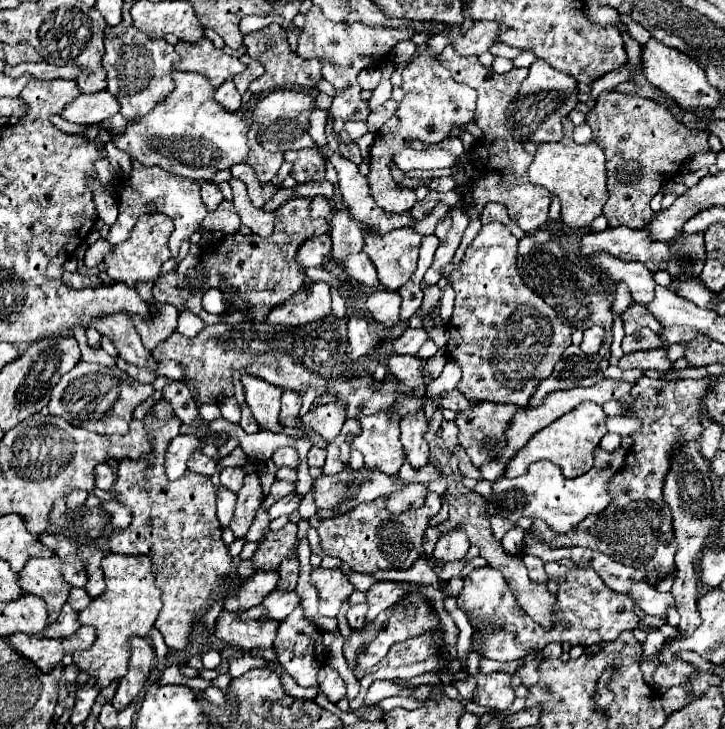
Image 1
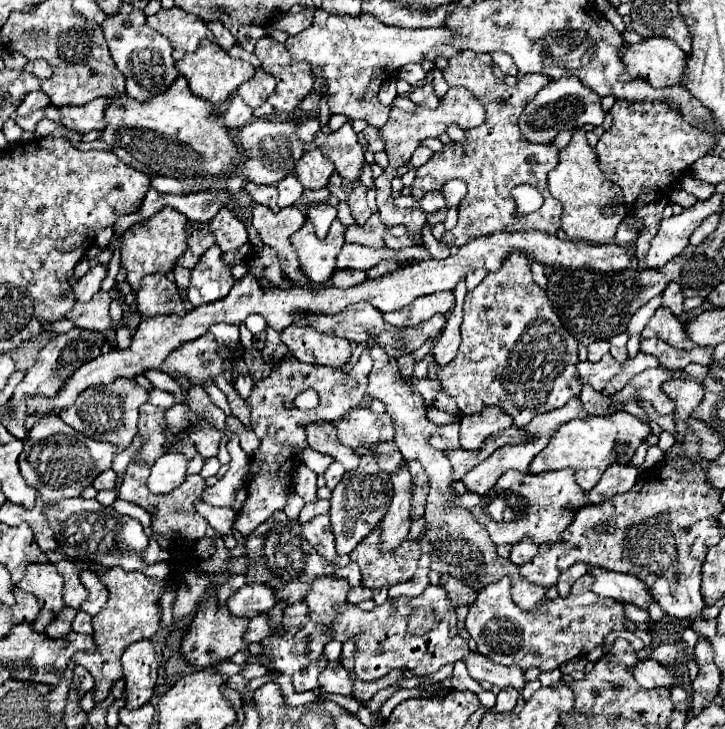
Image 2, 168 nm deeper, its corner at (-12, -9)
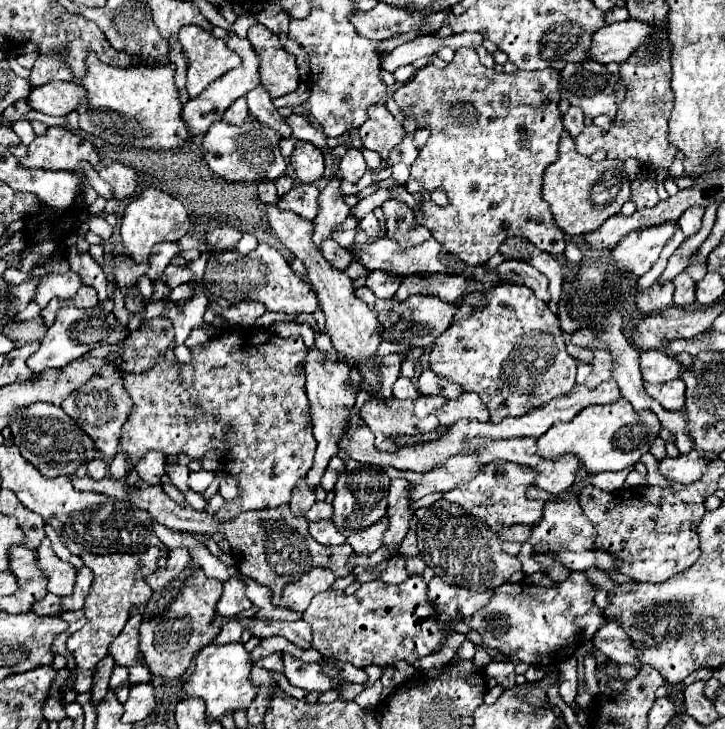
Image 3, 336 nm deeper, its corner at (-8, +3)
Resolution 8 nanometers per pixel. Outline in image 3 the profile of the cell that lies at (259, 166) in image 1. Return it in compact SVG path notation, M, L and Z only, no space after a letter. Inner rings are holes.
M260 182L258 184L258 198L262 204L276 204L278 196L276 196L274 182Z

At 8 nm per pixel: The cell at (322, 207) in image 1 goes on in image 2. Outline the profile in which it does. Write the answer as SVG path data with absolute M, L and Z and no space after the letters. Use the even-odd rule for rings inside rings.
M326 202L310 204L306 210L306 218L314 224L316 236L324 238L328 234L330 224L336 220L336 208L332 204L326 204Z

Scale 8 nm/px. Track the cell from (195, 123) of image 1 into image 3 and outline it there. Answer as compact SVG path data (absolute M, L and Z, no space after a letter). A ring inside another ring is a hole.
M88 52L86 56L86 74L80 80L80 86L86 90L84 104L76 110L80 120L78 128L86 134L100 136L108 144L128 144L128 146L138 146L138 148L152 148L152 150L174 150L184 146L190 138L188 126L180 118L182 104L178 98L178 90L174 86L174 72L176 66L172 62L156 68L148 68L144 64L130 64L130 66L112 66L104 64L94 52Z

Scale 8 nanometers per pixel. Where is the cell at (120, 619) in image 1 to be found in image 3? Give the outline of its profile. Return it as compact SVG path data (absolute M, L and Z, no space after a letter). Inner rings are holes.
M150 548L144 554L104 554L104 556L82 552L80 558L94 572L94 582L92 582L92 590L86 596L86 604L84 604L84 614L88 622L68 638L68 650L76 658L76 664L78 664L78 676L74 680L74 690L78 694L90 692L92 668L108 654L112 638L120 634L120 630L124 628L130 616L130 608L146 604L148 598L152 596L152 588L146 584L142 568L148 568L148 574L152 574L158 568L156 564L158 550Z

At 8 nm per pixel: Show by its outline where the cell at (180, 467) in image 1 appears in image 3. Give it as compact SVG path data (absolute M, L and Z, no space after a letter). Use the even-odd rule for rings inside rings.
M152 450L134 466L134 470L138 472L140 480L144 480L148 486L154 486L164 476L164 462L166 462L166 456L162 452Z

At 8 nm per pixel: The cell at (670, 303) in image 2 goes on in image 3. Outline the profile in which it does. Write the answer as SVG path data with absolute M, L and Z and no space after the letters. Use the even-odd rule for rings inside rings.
M678 274L674 278L674 304L680 306L680 308L688 308L692 304L696 304L696 282L686 274Z

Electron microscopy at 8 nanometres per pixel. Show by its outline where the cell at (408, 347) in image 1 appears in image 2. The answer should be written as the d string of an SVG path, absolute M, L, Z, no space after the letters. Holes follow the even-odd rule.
M414 354L400 356L398 358L398 366L400 366L400 374L404 378L412 378L412 374L414 374Z

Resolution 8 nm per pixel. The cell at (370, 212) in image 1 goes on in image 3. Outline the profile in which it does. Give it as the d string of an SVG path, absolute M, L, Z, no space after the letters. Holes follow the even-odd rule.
M290 114L290 116L286 116L286 122L288 122L288 126L292 128L292 136L294 136L296 140L308 140L308 142L316 144L322 152L328 150L324 132L320 132L318 128L314 128L306 118L302 118L300 114Z

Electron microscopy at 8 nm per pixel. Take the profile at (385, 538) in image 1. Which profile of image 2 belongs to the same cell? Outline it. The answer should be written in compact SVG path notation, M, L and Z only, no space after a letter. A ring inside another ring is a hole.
M380 524L352 550L350 560L356 562L360 566L362 572L362 586L366 588L390 588L394 584L400 582L408 582L418 568L418 558L420 558L420 540L404 540L396 550L392 552L382 552L382 544L380 544Z

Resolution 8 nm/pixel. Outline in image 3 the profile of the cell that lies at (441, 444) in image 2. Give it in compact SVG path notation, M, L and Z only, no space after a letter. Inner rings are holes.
M420 394L414 400L414 412L416 412L418 418L424 418L428 414L434 414L442 404L444 404L442 396L424 396L424 394Z

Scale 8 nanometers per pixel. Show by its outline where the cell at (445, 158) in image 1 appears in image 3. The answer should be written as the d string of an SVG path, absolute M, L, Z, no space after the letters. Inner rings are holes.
M402 162L392 166L392 180L396 180L396 184L404 186L406 180L408 180L408 176L410 176L410 166L406 166L406 164L402 164Z

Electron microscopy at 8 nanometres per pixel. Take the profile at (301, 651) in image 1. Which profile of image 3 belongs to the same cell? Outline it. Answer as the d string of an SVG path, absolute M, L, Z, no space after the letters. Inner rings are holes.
M284 654L284 676L288 682L296 688L302 688L304 692L328 692L332 690L332 680L324 676L318 662L306 664L302 660L296 660L290 654Z

